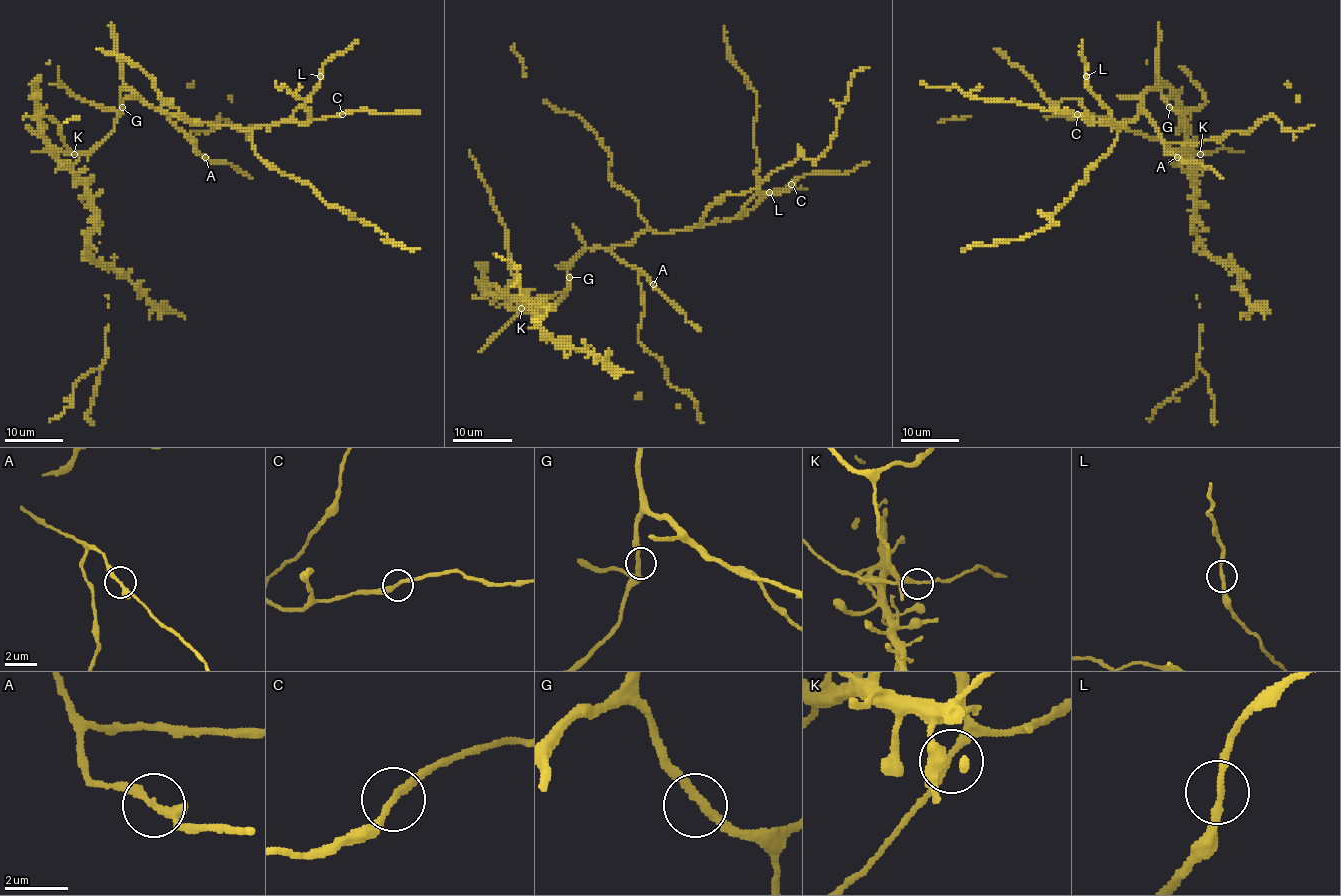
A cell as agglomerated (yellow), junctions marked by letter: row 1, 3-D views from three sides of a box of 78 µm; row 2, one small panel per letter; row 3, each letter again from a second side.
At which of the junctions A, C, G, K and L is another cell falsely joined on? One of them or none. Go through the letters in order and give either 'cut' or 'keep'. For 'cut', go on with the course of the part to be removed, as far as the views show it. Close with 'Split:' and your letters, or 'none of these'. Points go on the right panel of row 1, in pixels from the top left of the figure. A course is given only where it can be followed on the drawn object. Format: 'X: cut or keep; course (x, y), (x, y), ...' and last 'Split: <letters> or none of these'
A: keep
C: keep
G: keep
K: keep
L: keep
Split: none of these

